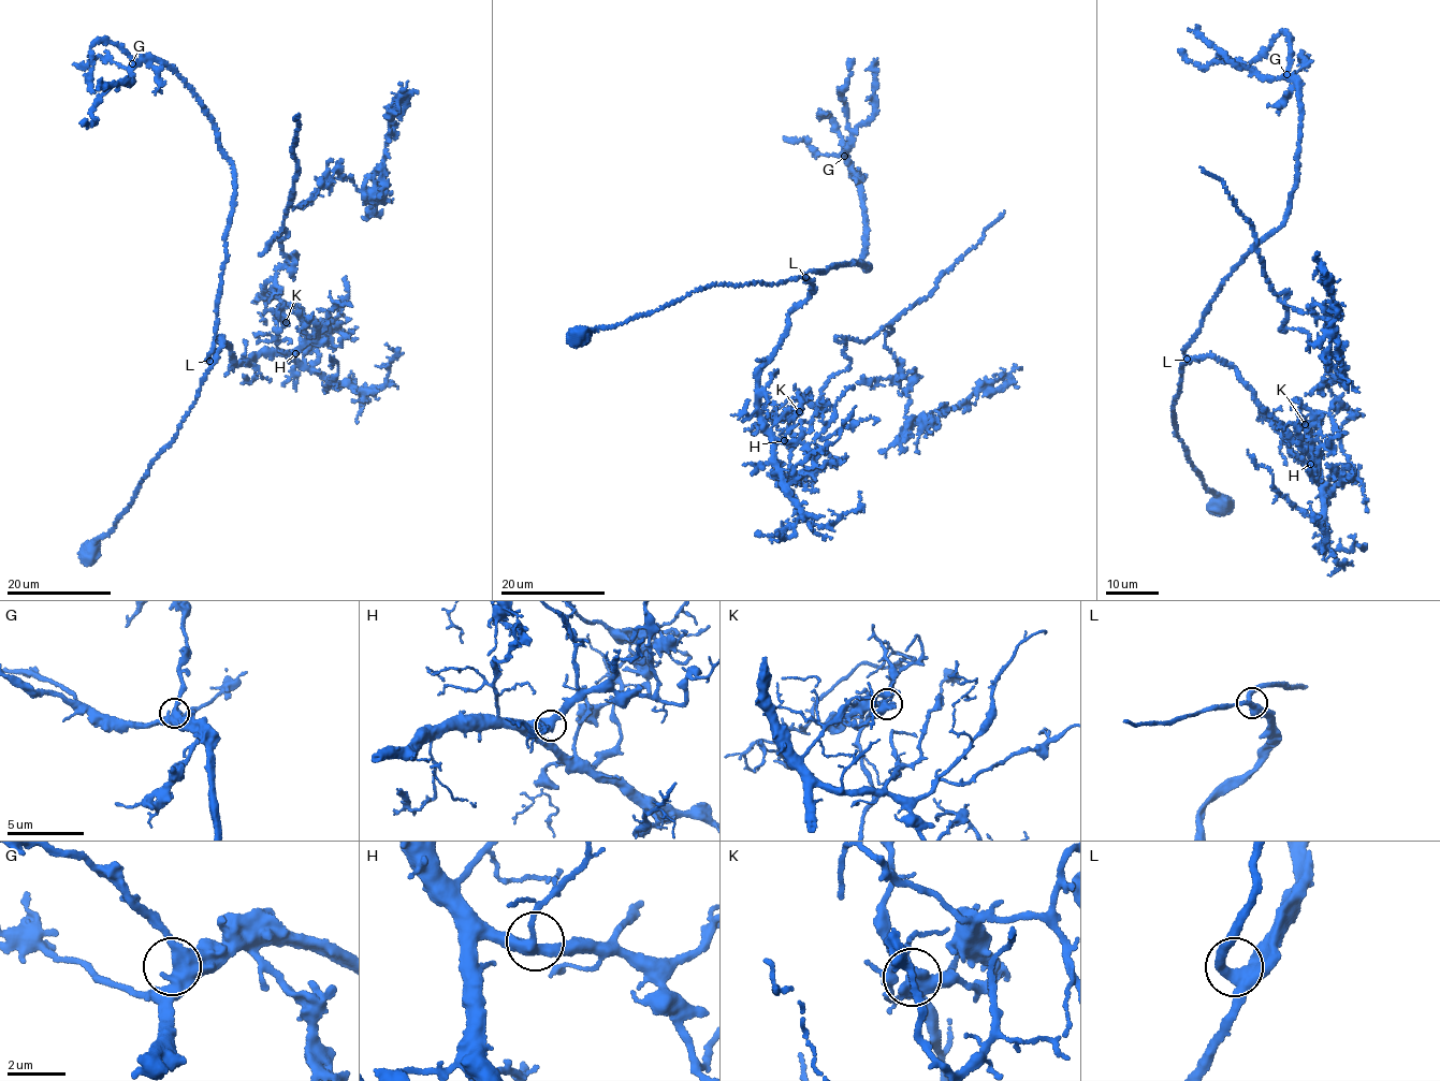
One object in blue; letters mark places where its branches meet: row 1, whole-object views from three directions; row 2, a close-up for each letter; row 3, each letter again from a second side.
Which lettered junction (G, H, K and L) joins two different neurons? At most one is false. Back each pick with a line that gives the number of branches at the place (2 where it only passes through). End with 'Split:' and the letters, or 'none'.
K: Branches: 3
Split: K

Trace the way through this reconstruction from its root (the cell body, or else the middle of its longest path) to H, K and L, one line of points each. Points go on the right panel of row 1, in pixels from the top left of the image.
H: (1221, 502), (1176, 434), (1174, 402), (1191, 360), (1233, 366), (1261, 414), (1308, 441), (1310, 464)
K: (1221, 502), (1176, 434), (1182, 365), (1210, 355), (1233, 366), (1261, 414), (1309, 441), (1313, 452), (1304, 424)
L: (1221, 502), (1205, 485), (1176, 434), (1173, 409), (1180, 391), (1182, 364), (1187, 359)

